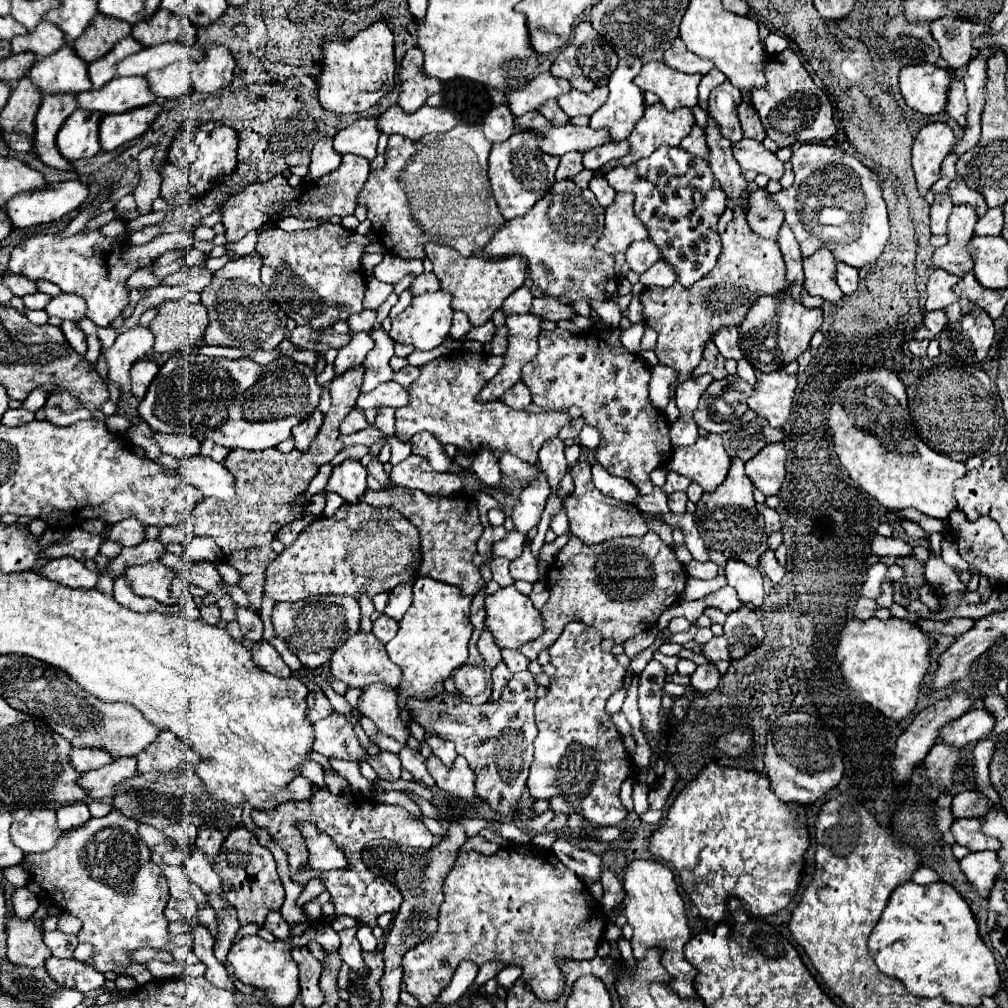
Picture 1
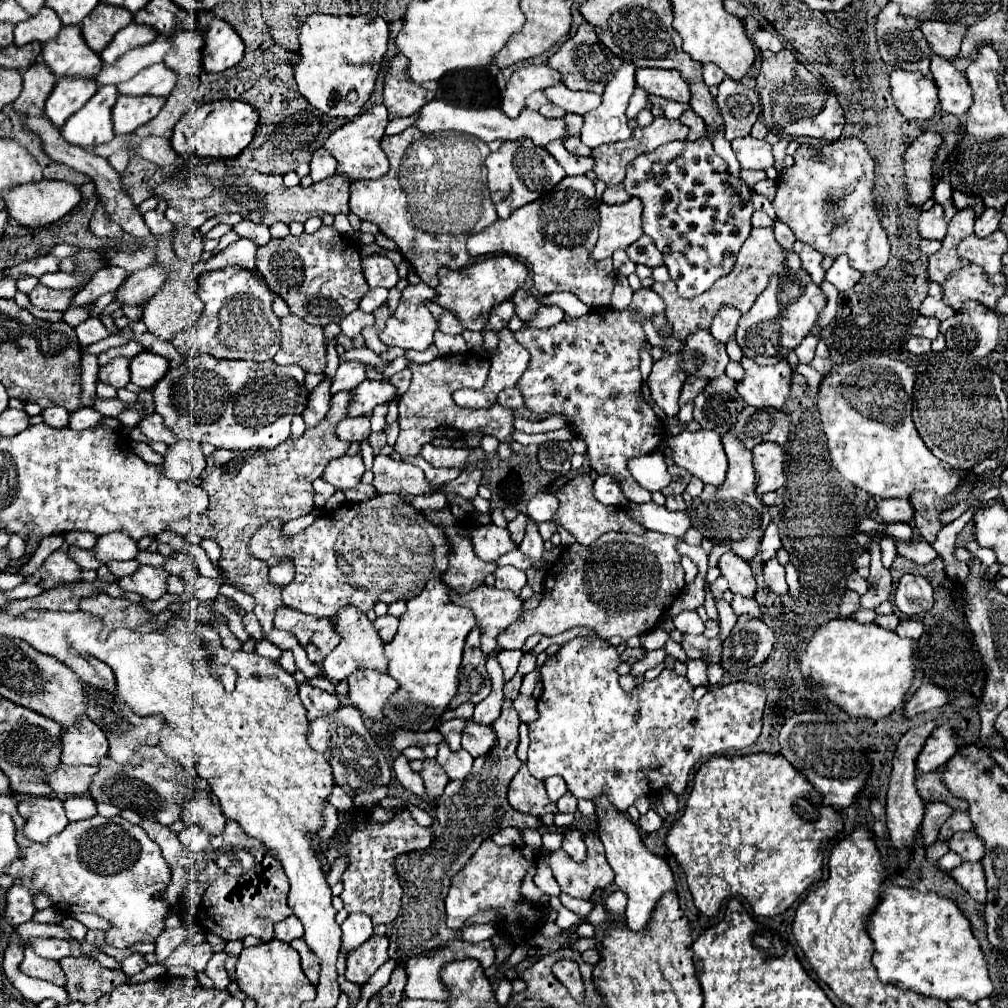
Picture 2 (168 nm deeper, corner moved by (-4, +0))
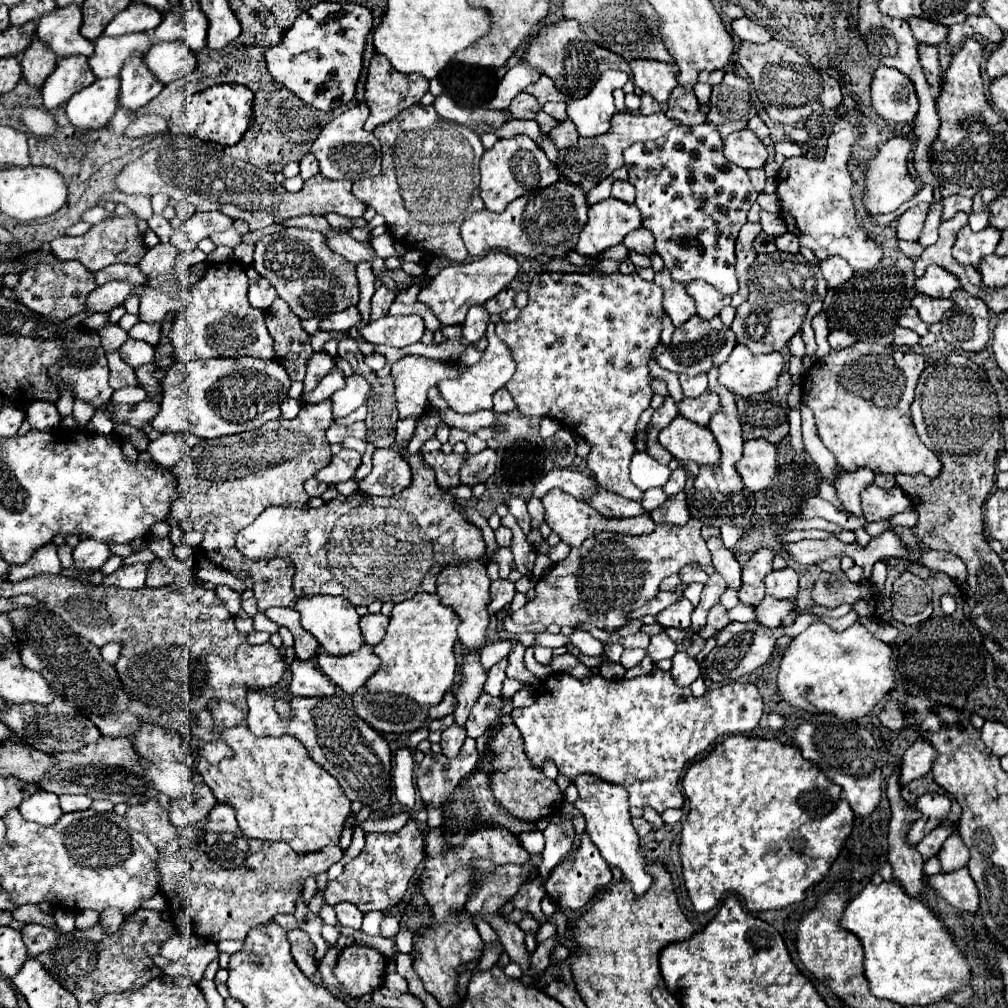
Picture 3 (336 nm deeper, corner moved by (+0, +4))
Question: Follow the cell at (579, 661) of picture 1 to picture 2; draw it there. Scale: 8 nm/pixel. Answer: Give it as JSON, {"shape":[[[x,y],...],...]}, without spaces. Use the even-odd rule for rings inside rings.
{"shape":[[[598,634],[576,636],[564,642],[556,656],[544,662],[540,668],[544,684],[544,692],[538,700],[540,716],[528,726],[530,748],[526,766],[534,778],[546,780],[548,776],[558,774],[566,780],[568,790],[578,800],[596,800],[606,796],[610,804],[624,814],[638,796],[659,793],[664,786],[670,786],[676,796],[682,794],[692,766],[702,756],[746,748],[760,736],[766,696],[764,690],[754,684],[730,682],[726,686],[708,690],[702,700],[696,702],[692,698],[694,688],[688,684],[688,680],[674,674],[674,670],[664,670],[658,678],[636,686],[634,694],[628,696],[620,688],[620,674],[616,672],[618,666],[618,650]],[[636,710],[640,710],[640,720],[634,718]]]}

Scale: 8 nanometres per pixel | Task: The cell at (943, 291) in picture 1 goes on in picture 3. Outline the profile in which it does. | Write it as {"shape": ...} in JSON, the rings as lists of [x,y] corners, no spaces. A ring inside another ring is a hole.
{"shape":[[[916,294],[912,298],[912,306],[918,308],[920,318],[926,324],[936,324],[942,320],[942,314],[954,306],[952,298],[930,298],[926,294]]]}

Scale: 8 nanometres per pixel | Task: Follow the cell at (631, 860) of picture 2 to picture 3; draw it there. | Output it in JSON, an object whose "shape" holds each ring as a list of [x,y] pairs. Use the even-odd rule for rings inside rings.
{"shape":[[[582,774],[574,778],[574,784],[580,792],[578,800],[574,802],[574,806],[582,812],[582,816],[586,818],[586,834],[590,836],[590,840],[596,844],[596,848],[600,850],[602,858],[610,864],[622,870],[624,878],[632,884],[632,892],[636,896],[642,896],[650,884],[652,884],[652,876],[646,874],[644,866],[644,858],[640,856],[640,842],[638,842],[638,834],[632,826],[632,816],[630,816],[630,804],[628,804],[628,792],[624,792],[622,786],[610,784],[594,774]]]}

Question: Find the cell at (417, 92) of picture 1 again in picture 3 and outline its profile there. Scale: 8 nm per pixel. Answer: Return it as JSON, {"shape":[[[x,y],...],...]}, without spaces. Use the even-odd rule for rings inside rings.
{"shape":[[[374,54],[368,66],[368,80],[366,80],[366,94],[364,94],[364,104],[370,108],[370,116],[364,124],[364,130],[372,132],[378,124],[384,124],[388,118],[396,116],[402,108],[410,108],[412,104],[420,102],[420,98],[426,92],[428,92],[428,80],[424,80],[424,76],[396,72],[386,56]]]}

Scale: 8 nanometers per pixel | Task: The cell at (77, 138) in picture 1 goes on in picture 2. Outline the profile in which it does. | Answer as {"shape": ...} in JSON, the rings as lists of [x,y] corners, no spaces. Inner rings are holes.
{"shape":[[[102,86],[92,100],[84,104],[76,114],[68,118],[62,128],[62,136],[72,146],[90,148],[106,144],[114,138],[112,130],[112,106],[116,102],[116,86]]]}

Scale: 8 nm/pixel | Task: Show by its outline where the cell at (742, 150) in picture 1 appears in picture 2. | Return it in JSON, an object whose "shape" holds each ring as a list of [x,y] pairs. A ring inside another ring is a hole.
{"shape":[[[752,136],[736,138],[736,140],[732,140],[732,150],[742,168],[766,170],[766,168],[774,166],[772,146],[766,140],[756,140]]]}

